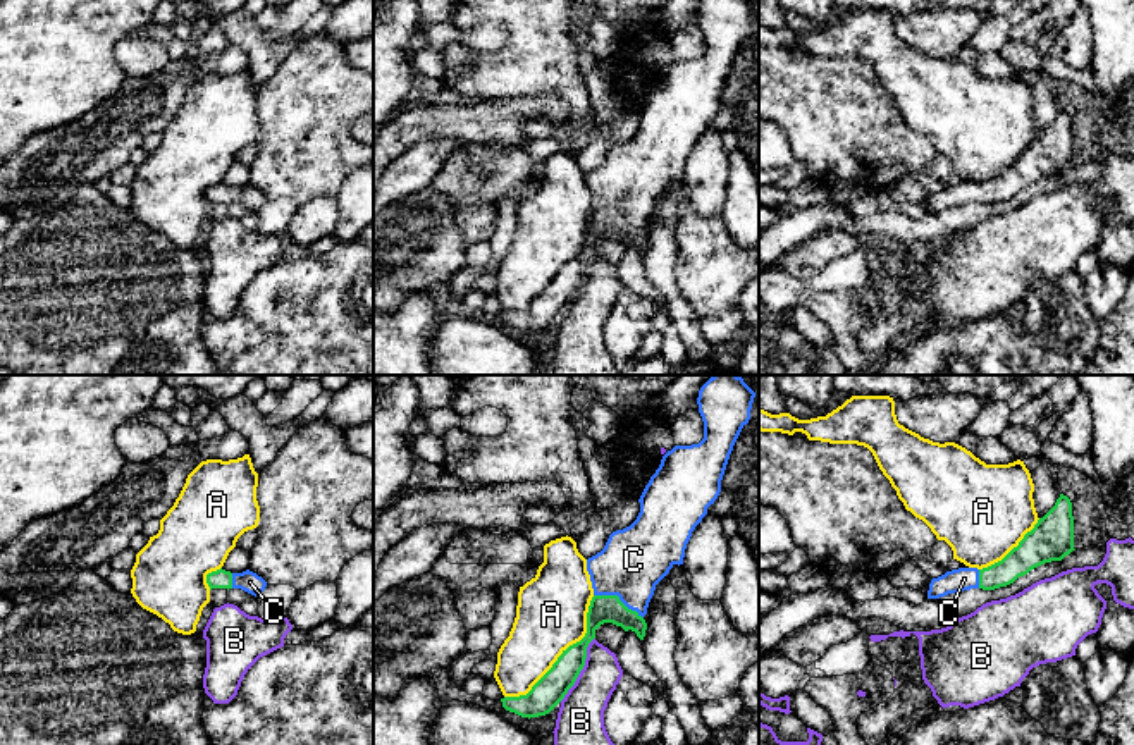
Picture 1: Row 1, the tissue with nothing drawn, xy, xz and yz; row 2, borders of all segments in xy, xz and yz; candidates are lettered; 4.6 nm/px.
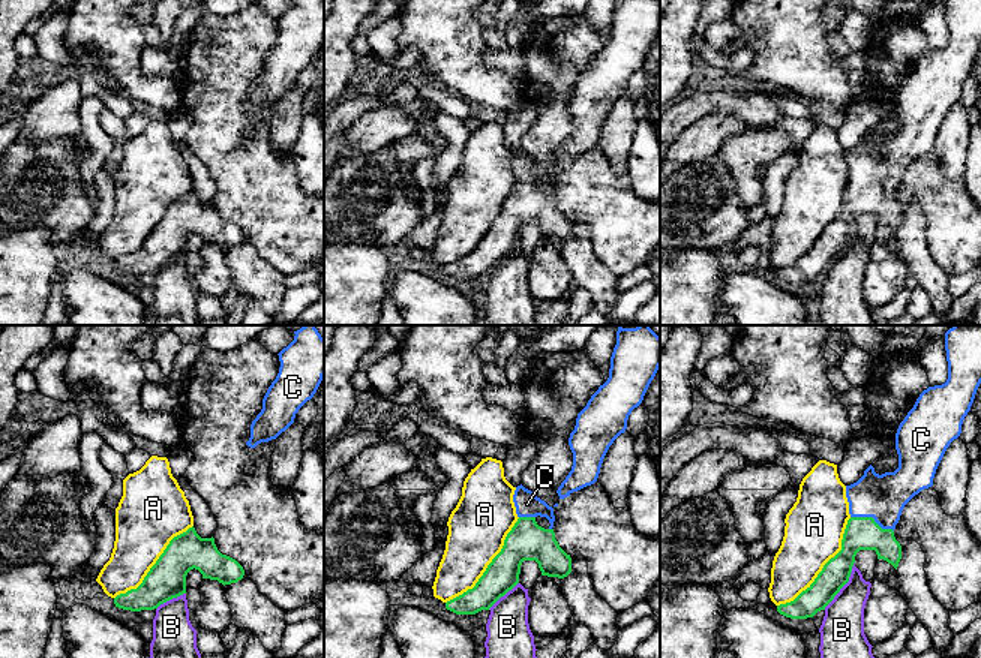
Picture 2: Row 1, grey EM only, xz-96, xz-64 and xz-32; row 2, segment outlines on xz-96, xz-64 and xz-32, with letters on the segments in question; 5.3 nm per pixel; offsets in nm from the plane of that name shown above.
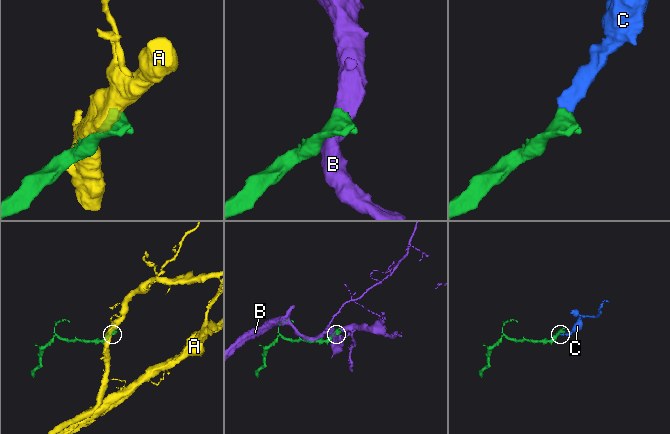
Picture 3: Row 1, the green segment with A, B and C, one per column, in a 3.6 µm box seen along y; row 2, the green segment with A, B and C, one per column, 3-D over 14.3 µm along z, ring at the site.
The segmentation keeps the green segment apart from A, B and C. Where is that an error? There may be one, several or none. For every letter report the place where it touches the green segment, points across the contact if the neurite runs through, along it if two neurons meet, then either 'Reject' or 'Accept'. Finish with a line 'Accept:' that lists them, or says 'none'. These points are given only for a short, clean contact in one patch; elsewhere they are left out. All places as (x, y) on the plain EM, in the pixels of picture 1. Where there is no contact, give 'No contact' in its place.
A: Touches green at xz (561, 269). Reject
B: Touches green at xz (582, 283). Reject
C: Touches green at xz (618, 212). Path across: xz (603, 224), (618, 212), (623, 190), (634, 174). Accept
Accept: C

